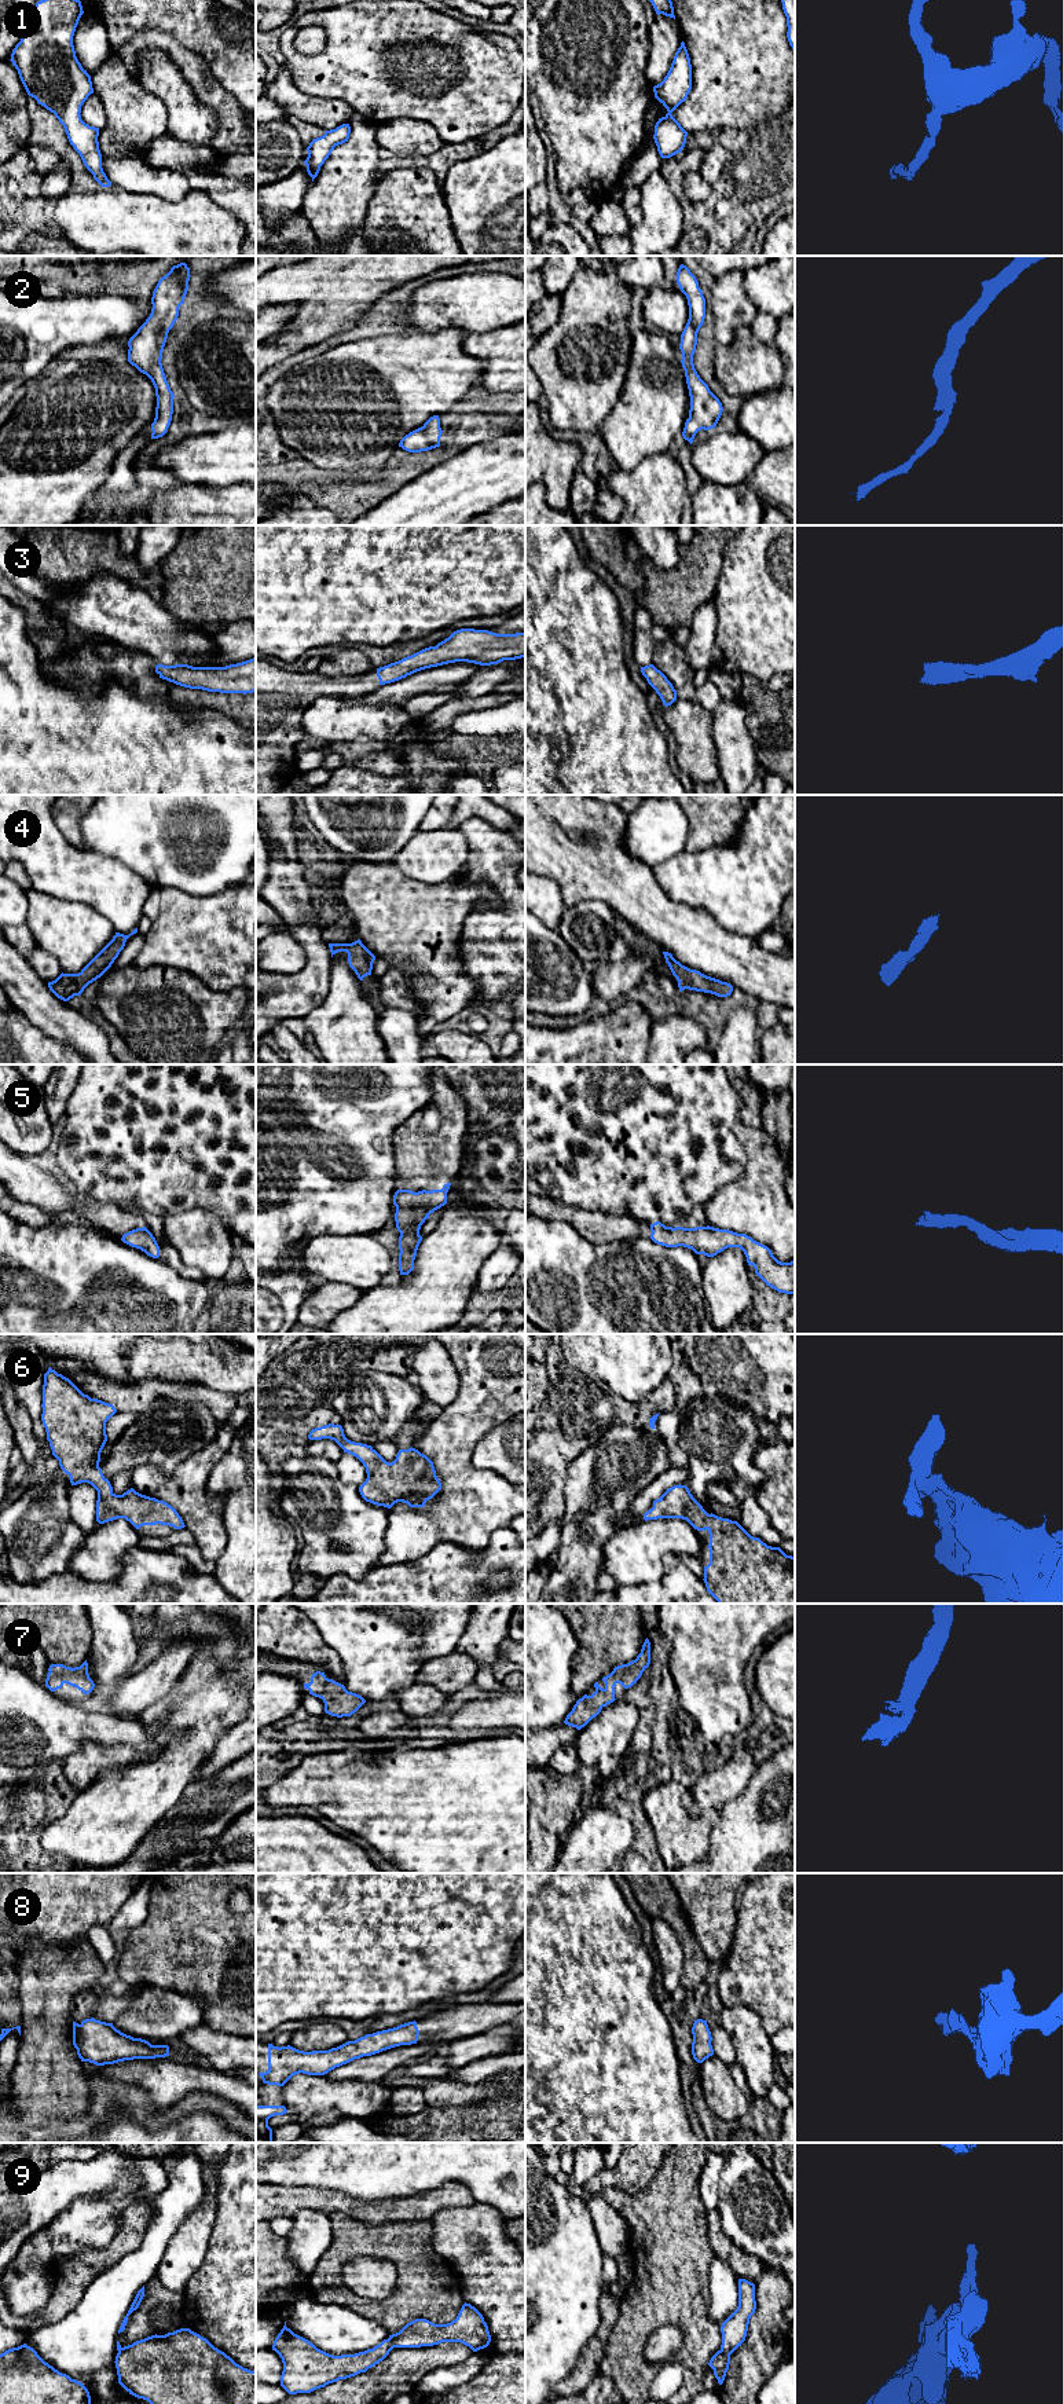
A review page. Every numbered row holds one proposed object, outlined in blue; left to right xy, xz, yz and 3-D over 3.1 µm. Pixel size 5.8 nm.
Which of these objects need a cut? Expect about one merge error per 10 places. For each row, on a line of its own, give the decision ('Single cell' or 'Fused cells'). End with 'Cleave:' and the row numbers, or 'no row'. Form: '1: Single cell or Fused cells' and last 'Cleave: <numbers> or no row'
1: Single cell
2: Single cell
3: Single cell
4: Single cell
5: Single cell
6: Single cell
7: Single cell
8: Single cell
9: Fused cells
Cleave: 9

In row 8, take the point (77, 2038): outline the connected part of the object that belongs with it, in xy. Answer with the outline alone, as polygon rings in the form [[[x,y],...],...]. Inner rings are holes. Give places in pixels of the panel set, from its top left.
[[[94,2018],[83,2020],[80,2024],[73,2022],[73,2045],[81,2062],[96,2066],[114,2064],[133,2059],[155,2059],[169,2056],[168,2045],[151,2045],[142,2038],[133,2038],[117,2030],[113,2023],[96,2020]]]

